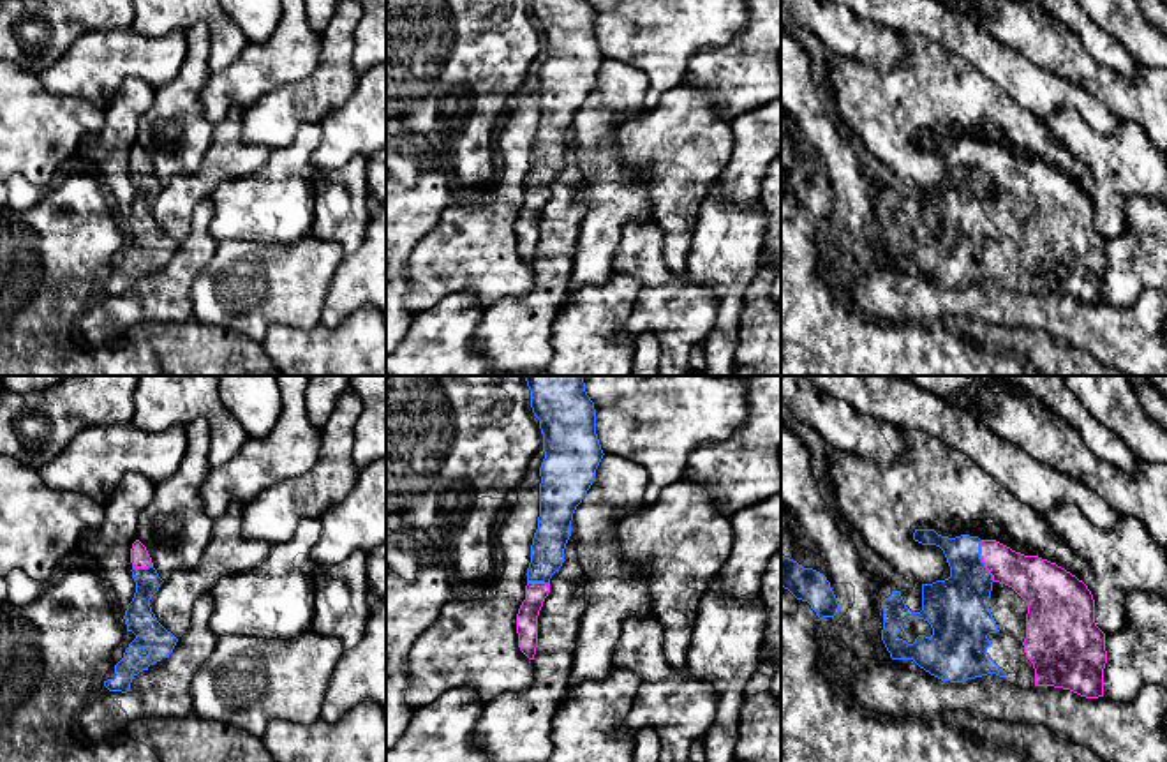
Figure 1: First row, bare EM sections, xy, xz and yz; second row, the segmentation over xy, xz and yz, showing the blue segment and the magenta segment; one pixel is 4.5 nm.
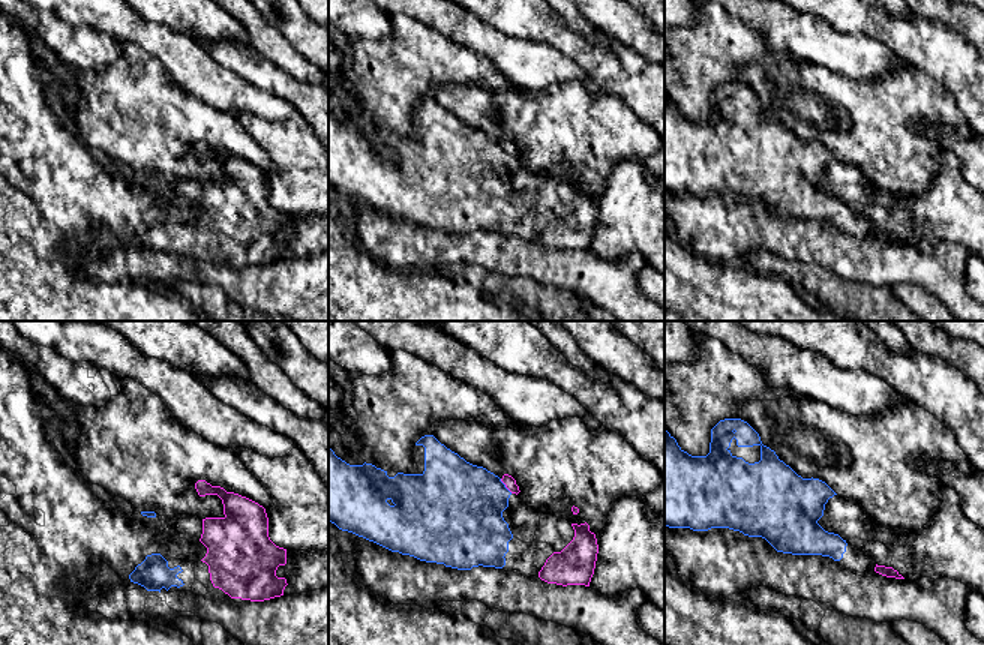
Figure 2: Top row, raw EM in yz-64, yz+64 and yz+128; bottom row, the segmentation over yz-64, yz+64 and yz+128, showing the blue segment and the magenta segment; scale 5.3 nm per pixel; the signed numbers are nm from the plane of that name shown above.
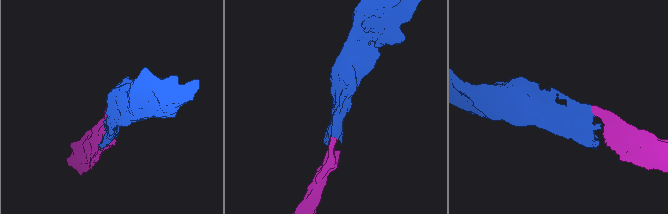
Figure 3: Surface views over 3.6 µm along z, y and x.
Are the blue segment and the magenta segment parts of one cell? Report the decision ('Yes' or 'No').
Yes

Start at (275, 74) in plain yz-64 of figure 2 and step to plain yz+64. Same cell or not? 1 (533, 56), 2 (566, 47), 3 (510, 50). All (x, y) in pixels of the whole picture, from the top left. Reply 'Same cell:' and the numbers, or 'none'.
Same cell: 2

